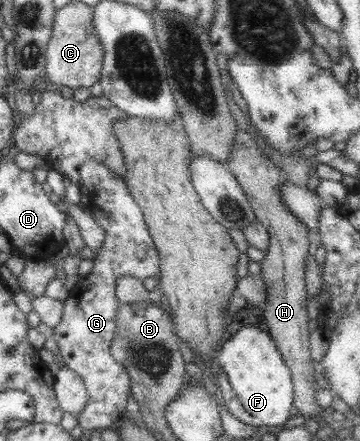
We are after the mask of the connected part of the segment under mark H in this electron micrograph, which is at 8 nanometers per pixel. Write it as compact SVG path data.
M239 130L233 140L233 147L230 148L228 159L223 165L235 177L248 198L247 203L249 203L254 217L268 232L268 248L265 250L263 259L259 262L259 276L266 282L268 292L262 312L263 320L267 326L268 336L273 340L283 362L289 369L293 406L297 408L297 412L301 416L314 419L314 416L320 414L322 409L315 403L314 370L308 348L307 321L309 313L305 309L306 288L303 274L304 260L308 254L308 228L301 224L295 215L289 213L289 209L281 201L279 187L285 182L287 168L279 169L269 159L259 152L255 140L250 134Z

